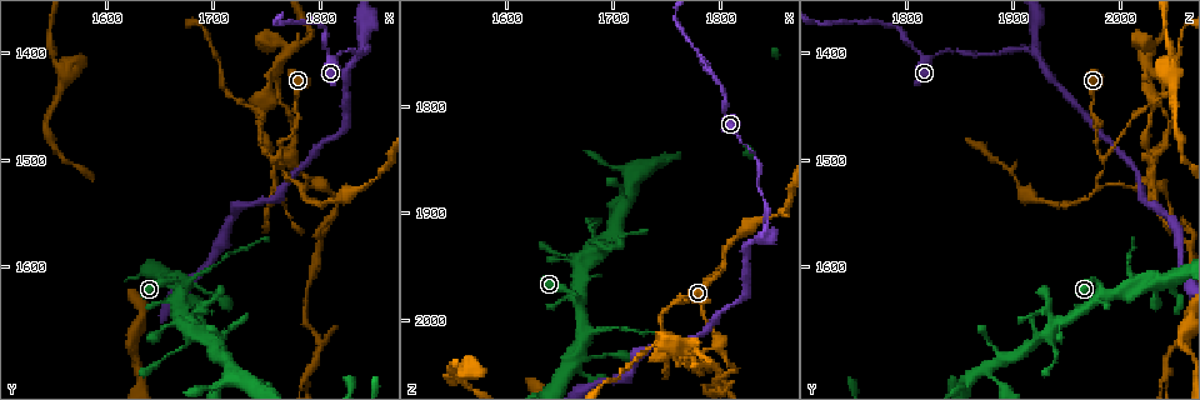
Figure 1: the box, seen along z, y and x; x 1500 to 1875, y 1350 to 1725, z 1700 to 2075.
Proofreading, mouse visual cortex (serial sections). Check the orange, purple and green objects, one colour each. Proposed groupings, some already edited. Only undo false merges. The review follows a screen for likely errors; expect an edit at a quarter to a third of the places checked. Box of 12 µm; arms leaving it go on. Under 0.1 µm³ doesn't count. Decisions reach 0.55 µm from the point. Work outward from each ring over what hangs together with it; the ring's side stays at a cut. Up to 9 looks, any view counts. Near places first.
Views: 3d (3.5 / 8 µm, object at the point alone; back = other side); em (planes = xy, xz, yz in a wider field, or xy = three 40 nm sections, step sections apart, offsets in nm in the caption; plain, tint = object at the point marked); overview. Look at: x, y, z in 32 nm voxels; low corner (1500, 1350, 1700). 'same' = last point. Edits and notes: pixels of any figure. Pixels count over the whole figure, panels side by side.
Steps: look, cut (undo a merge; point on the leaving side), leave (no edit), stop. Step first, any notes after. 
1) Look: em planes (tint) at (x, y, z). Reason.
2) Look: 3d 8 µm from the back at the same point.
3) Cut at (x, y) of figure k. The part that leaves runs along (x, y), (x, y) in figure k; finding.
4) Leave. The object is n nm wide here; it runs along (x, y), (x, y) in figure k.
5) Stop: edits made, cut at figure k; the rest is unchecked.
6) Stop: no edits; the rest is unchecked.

Look: 3d 3.5 µm at (1826, 1396, 1838). A narrow waist.

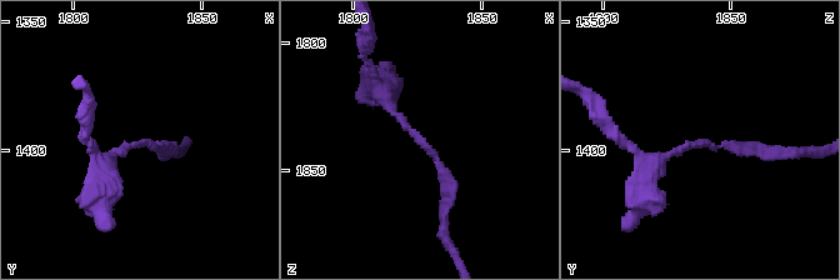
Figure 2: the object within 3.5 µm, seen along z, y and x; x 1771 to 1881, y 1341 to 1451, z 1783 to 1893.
Look: em xy step 3 (tint) at (1826, 1398, 1839). The arms are 150, 300 nm wide; now the EM.

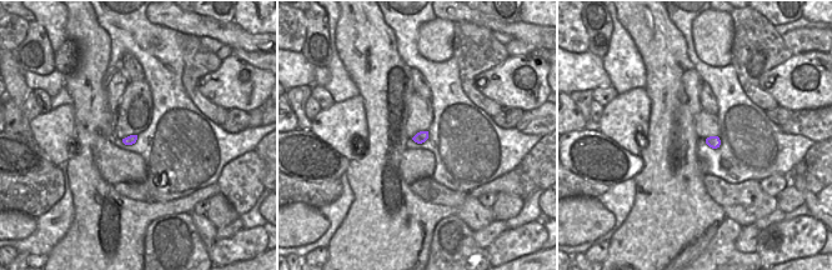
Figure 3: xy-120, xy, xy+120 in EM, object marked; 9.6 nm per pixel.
Leave. It runs along (378, 83), (431, 149), (448, 185), (443, 210) in figure 2; all the same cell.

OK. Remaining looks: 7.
Look: 3d 3.5 µm at (1842, 1398, 1916).

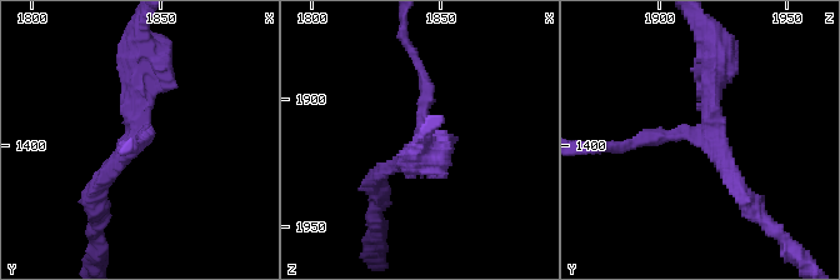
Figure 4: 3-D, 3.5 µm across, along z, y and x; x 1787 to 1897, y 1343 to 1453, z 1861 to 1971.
Look: em xy step 2 (tint) at (1843, 1398, 1916). 3 arms meet here; the arms are 150, 200, 300 nm wide.

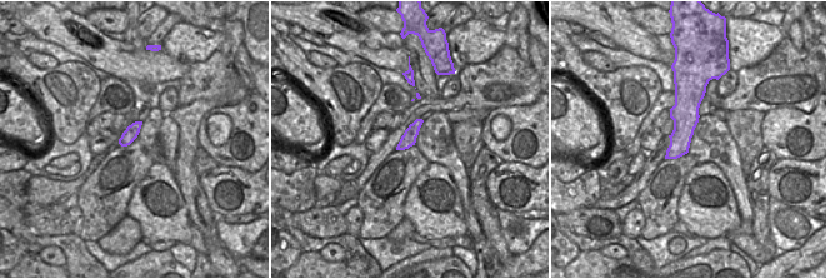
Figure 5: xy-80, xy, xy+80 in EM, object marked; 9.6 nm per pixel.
Leave. Continuous, no second cell.

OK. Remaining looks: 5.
Look: 3d 3.5 µm from the back at (1760, 1498, 1986). Three-way junction.

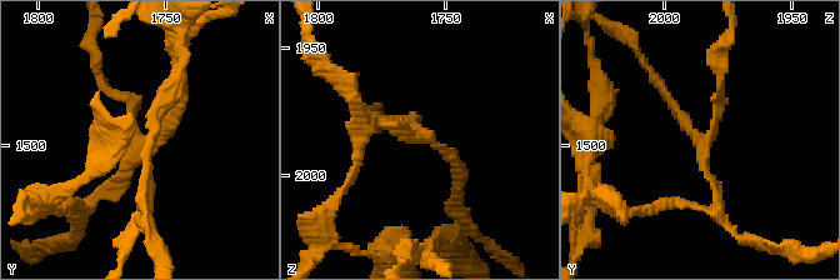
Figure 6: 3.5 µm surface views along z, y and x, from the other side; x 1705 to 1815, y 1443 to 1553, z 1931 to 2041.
Look: em xy step 5 (plain) at (1760, 1500, 1985). 3 arms meet here; the arms are 150, 150, 150 nm wide; shape alone is not enough.

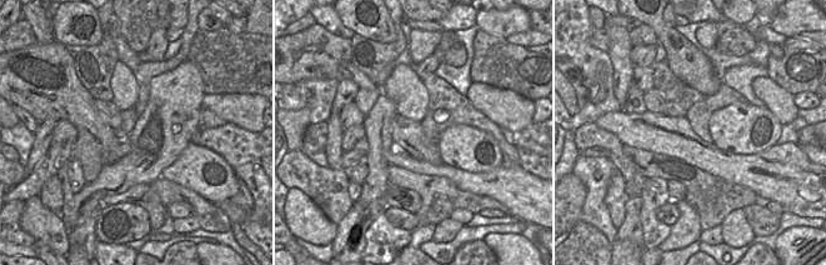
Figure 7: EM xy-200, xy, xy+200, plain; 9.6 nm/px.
Look: em xy step 5 (tint) at the same point. Where the object lies.

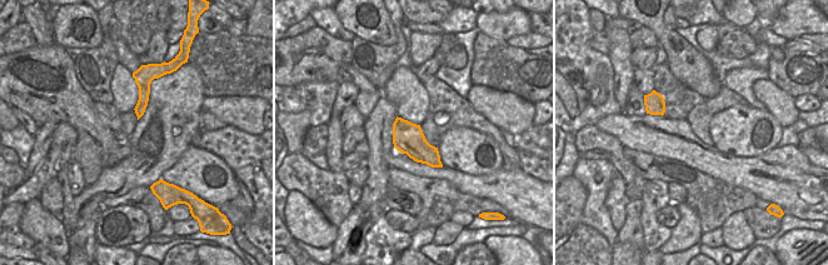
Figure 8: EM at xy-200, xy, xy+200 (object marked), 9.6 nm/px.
Leave. It runs along (100, 78), (131, 104), (139, 150), (89, 204) in figure 6; one cell here.

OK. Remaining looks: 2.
Look: 3d 3.5 µm at (1798, 1518, 2024). Abrupt turn.

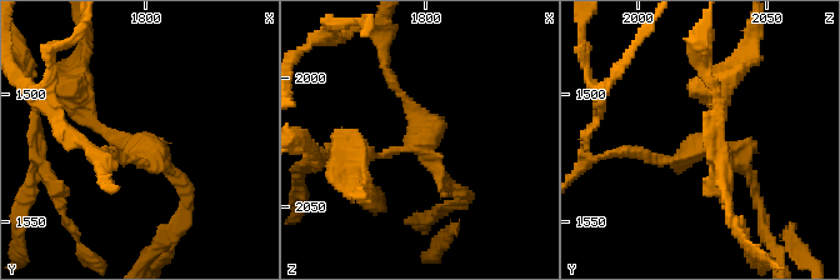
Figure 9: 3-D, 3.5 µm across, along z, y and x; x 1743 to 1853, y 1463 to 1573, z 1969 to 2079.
Look: em xy step 5 (tint) at (1795, 1521, 2027). 3 arms meet here; the arms are 150, 150, 200 nm wide; need the tissue.

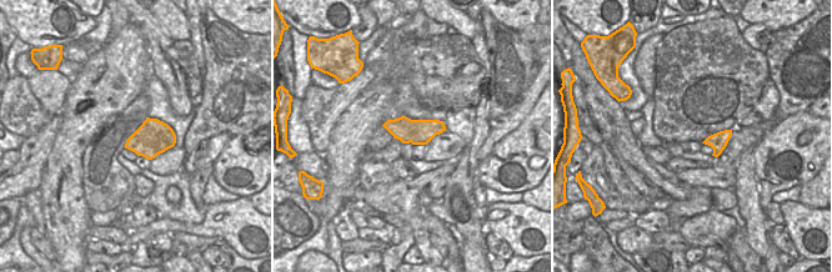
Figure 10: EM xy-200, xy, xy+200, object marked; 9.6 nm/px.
Cut at (169, 168) of figure 9. The part that leaves runs along (124, 141), (74, 99), (85, 56) in figure 9; two cells meet here.

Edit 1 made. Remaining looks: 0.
Stop: edits made, cut at figure 9; the rest is unchecked.

